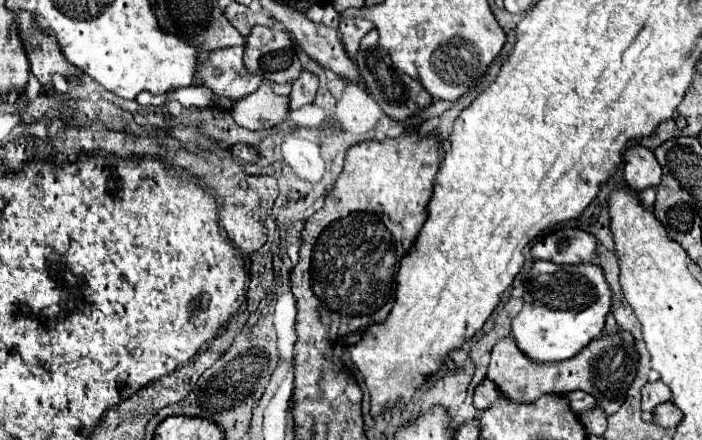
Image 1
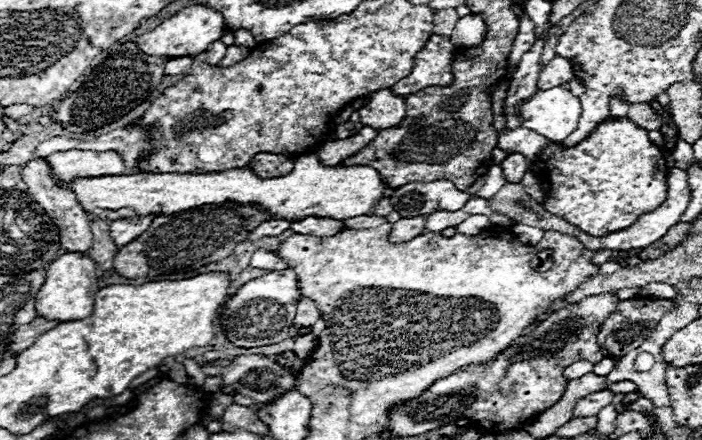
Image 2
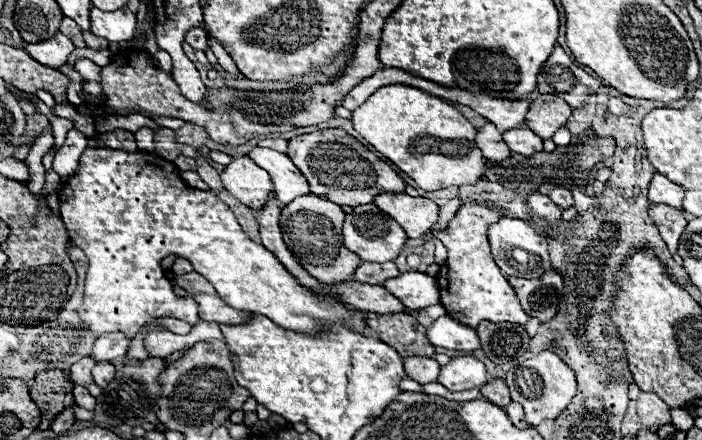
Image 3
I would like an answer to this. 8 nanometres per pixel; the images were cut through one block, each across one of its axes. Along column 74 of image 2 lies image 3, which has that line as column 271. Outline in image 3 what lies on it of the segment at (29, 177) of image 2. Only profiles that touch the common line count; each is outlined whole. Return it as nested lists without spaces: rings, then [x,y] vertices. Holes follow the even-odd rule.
[[[272,196],[268,200],[268,204],[260,210],[260,216],[258,216],[258,224],[260,224],[260,236],[262,236],[262,244],[284,264],[284,268],[288,272],[292,272],[292,276],[304,286],[304,288],[310,288],[310,292],[316,292],[316,294],[324,294],[326,288],[314,278],[310,276],[300,264],[298,260],[292,256],[292,252],[286,248],[284,240],[282,240],[282,232],[280,232],[280,224],[278,224],[278,216],[280,216],[280,204],[278,200]]]

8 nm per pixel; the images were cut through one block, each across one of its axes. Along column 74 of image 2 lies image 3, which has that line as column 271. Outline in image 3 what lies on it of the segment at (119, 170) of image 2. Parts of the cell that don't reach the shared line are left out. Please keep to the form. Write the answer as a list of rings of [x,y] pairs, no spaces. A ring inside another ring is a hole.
[[[256,146],[248,156],[254,160],[254,164],[264,168],[272,176],[276,198],[282,204],[286,204],[298,196],[310,194],[306,178],[298,172],[298,168],[290,162],[290,158],[286,154]]]

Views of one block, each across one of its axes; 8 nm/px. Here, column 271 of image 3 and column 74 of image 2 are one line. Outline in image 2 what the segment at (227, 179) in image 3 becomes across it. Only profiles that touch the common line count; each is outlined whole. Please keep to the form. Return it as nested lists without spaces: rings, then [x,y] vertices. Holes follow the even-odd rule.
[[[306,152],[294,160],[294,170],[280,178],[258,178],[252,170],[224,170],[224,172],[210,172],[210,174],[122,174],[122,176],[96,176],[96,178],[78,178],[72,180],[70,188],[76,194],[78,204],[92,216],[98,218],[130,218],[130,216],[144,216],[144,214],[172,214],[180,210],[188,210],[202,204],[218,204],[218,202],[238,202],[260,204],[270,216],[286,218],[286,220],[300,220],[306,216],[328,216],[336,220],[348,220],[356,216],[364,216],[384,198],[384,190],[388,188],[380,174],[370,166],[322,166],[314,152]]]

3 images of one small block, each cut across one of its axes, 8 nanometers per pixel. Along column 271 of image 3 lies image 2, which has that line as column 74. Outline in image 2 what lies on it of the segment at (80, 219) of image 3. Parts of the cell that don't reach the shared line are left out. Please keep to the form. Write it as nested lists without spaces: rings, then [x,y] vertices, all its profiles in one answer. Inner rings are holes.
[[[66,252],[48,264],[46,280],[36,294],[36,312],[46,320],[82,320],[92,314],[96,292],[96,262],[88,254]]]

